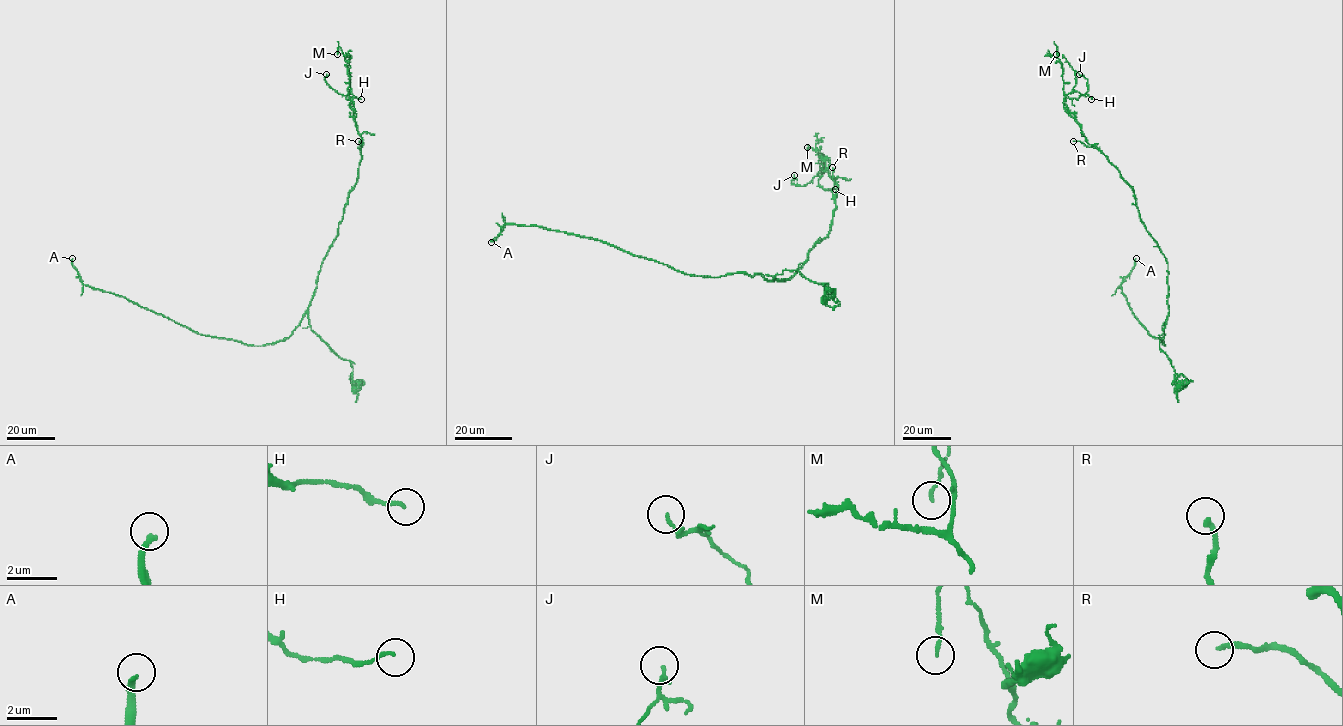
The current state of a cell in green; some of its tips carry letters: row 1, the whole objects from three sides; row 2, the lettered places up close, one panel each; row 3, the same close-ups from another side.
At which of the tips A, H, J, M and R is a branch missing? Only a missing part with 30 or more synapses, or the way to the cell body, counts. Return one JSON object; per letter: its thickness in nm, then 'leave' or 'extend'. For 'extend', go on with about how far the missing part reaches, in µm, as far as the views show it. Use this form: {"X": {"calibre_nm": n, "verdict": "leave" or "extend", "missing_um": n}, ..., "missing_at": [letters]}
{"A": {"calibre_nm": 240, "verdict": "extend", "missing_um": 100}, "H": {"calibre_nm": 130, "verdict": "leave"}, "J": {"calibre_nm": 160, "verdict": "leave"}, "M": {"calibre_nm": 120, "verdict": "leave"}, "R": {"calibre_nm": 180, "verdict": "extend", "missing_um": 40}, "missing_at": ["A", "R"]}

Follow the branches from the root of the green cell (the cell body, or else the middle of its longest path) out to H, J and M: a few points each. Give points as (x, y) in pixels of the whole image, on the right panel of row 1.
H: (1179, 385), (1160, 347), (1169, 315), (1166, 257), (1141, 220), (1134, 191), (1064, 106), (1074, 91), (1091, 99)
J: (1179, 385), (1160, 347), (1166, 257), (1134, 191), (1064, 102), (1088, 91), (1079, 74)
M: (1179, 385), (1160, 347), (1166, 257), (1134, 191), (1064, 102), (1057, 46), (1056, 54)

